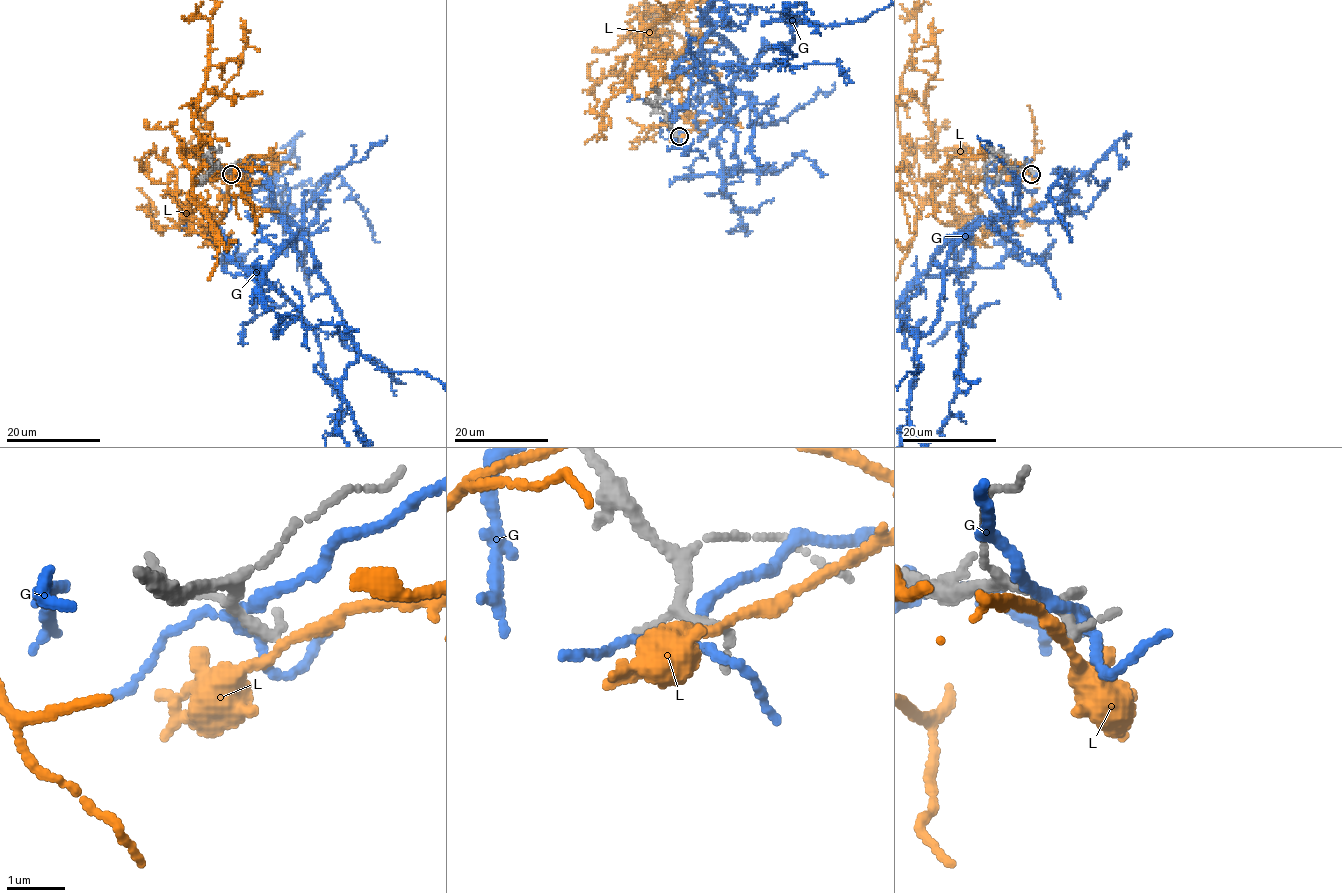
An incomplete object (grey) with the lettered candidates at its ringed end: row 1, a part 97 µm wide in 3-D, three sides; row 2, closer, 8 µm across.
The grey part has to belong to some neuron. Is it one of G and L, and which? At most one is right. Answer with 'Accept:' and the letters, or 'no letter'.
Accept: no letter

